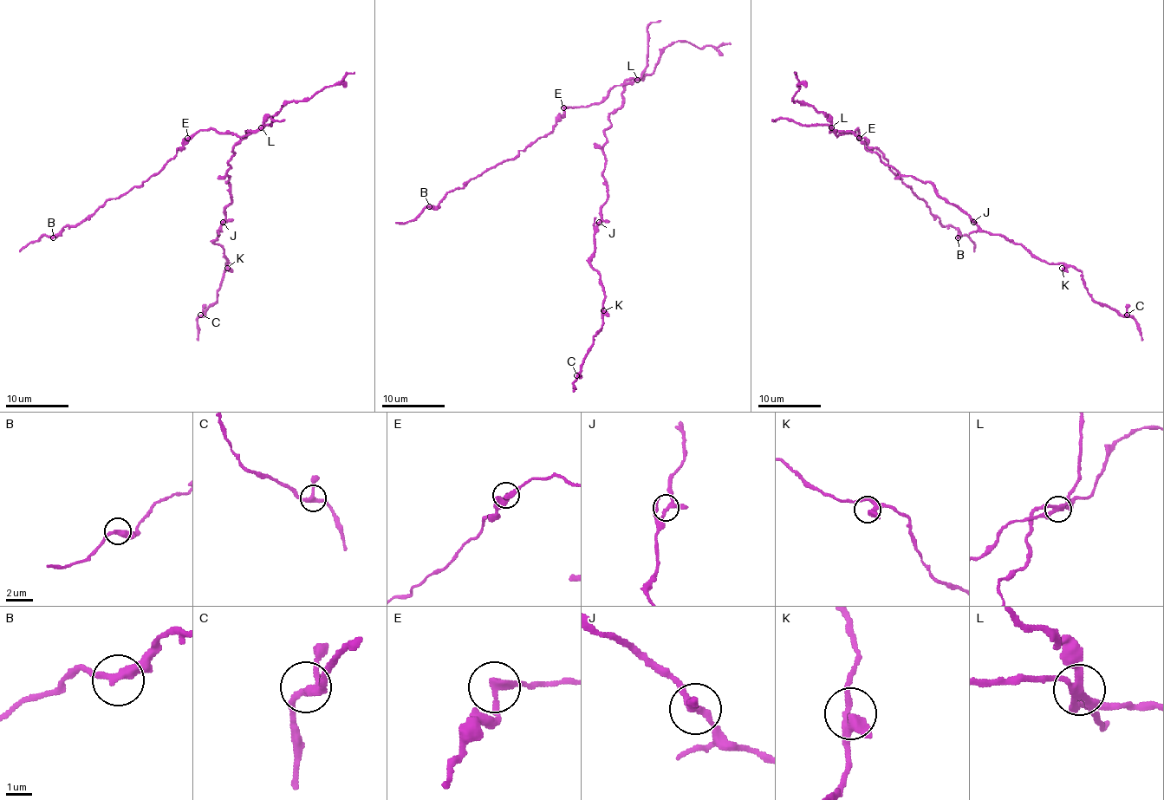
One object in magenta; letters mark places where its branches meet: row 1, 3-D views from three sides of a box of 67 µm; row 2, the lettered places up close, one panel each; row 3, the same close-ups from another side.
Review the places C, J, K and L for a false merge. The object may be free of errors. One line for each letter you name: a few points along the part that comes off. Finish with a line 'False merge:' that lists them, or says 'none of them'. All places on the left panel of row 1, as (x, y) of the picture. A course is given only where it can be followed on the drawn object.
L: foreign part runs (260, 126), (238, 136), (208, 128), (191, 134), (137, 187), (20, 251)
False merge: L

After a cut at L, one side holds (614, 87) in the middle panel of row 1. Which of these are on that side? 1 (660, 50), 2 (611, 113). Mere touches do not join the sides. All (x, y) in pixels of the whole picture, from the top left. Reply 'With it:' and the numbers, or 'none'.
With it: 1

